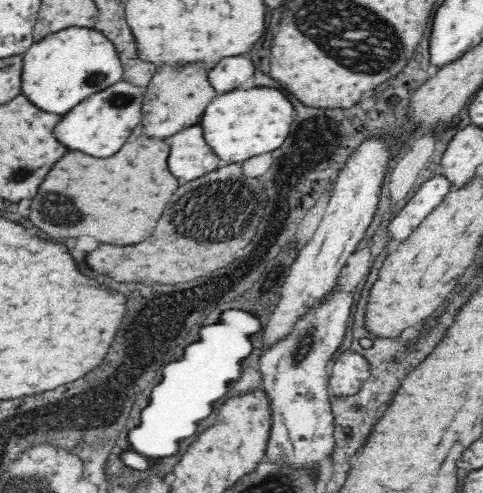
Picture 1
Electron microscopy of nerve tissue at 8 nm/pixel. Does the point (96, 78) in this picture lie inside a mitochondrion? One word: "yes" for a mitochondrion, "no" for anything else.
yes

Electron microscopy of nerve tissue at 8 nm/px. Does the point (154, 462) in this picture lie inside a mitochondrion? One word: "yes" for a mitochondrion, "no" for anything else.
no

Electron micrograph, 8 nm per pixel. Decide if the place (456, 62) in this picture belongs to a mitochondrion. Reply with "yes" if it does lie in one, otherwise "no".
no

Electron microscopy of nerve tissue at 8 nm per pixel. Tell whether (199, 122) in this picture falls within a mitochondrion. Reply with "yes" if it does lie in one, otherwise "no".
no

